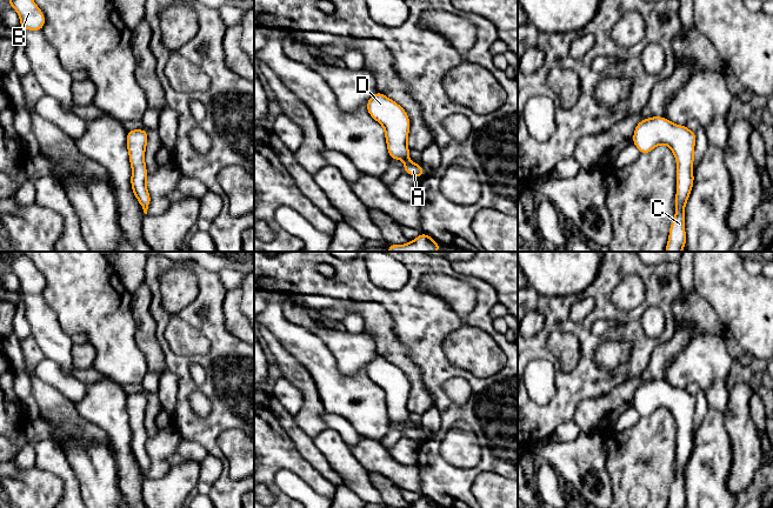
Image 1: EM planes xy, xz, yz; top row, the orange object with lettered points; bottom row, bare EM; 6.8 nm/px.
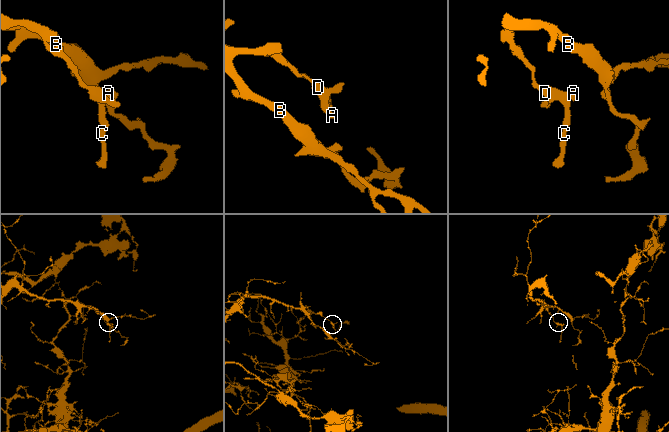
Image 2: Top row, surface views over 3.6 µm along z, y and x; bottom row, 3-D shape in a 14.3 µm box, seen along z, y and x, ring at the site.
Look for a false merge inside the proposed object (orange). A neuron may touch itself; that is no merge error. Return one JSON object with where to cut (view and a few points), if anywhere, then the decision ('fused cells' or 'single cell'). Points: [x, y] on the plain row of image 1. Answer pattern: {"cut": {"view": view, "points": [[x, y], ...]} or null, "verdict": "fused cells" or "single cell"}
{"cut": null, "verdict": "single cell"}

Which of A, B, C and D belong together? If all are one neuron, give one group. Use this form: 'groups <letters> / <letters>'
groups A B C D

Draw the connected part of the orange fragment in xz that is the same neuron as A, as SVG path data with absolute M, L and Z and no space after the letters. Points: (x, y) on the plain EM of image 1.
M376 355L367 363L367 375L385 392L385 402L391 422L405 423L404 435L421 442L424 432L409 423L407 408L411 385L406 374L381 355Z

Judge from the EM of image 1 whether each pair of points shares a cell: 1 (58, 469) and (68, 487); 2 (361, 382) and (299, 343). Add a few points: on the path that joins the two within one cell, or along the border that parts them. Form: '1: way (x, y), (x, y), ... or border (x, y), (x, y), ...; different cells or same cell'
1: way (62, 474), (68, 482); same cell
2: way (346, 382), (338, 382), (314, 359); same cell

